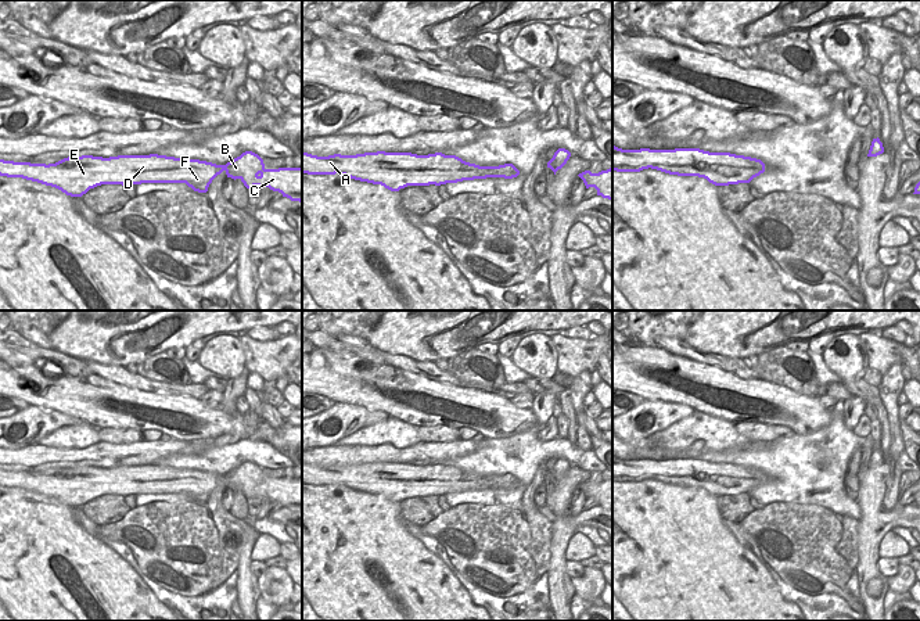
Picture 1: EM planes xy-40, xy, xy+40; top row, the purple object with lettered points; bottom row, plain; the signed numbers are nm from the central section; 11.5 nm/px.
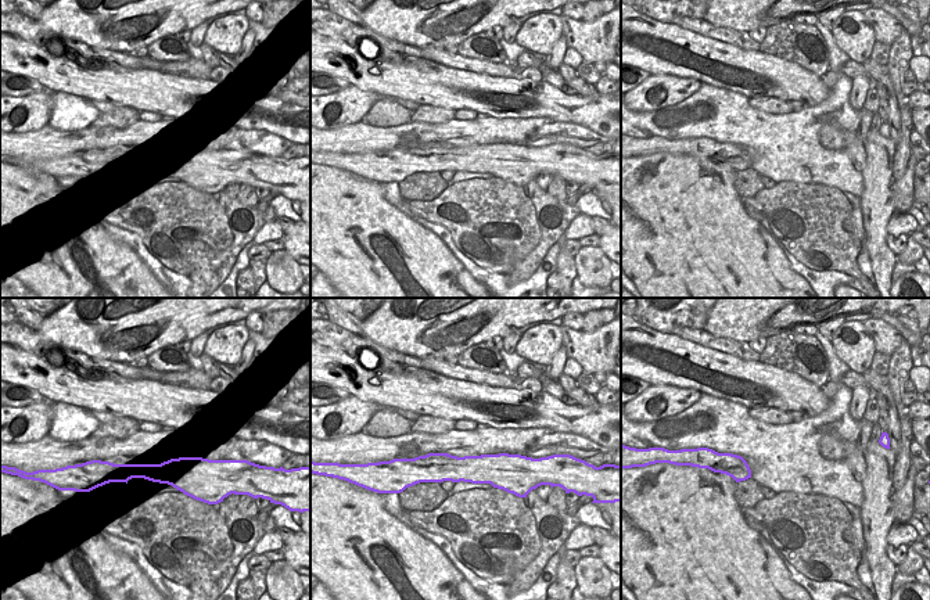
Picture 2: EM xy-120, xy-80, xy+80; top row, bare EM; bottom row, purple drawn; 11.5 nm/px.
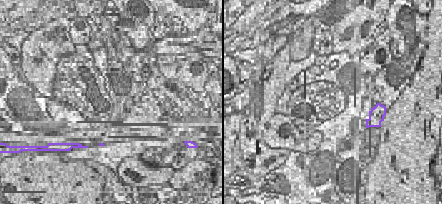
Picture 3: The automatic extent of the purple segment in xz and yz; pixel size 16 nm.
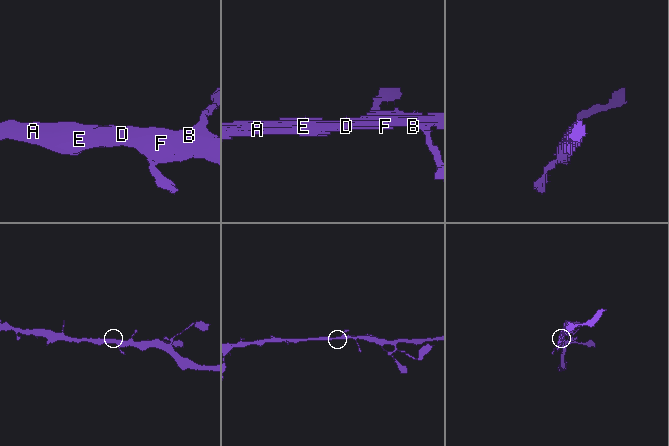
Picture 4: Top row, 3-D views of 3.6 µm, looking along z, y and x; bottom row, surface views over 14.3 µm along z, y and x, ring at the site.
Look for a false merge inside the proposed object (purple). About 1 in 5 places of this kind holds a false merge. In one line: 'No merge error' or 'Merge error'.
No merge error.

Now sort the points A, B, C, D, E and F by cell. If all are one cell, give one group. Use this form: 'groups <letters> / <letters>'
groups A B C D E F

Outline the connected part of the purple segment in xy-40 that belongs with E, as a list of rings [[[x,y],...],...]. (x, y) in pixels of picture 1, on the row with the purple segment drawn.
[[[245,151],[226,165],[216,165],[206,161],[175,158],[158,154],[150,155],[118,155],[118,157],[68,157],[55,164],[30,164],[0,159],[0,176],[22,177],[46,186],[55,187],[71,197],[82,197],[90,189],[101,184],[141,184],[141,183],[186,183],[194,191],[206,193],[212,180],[226,172],[227,177],[240,179],[247,189],[258,186],[278,191],[291,201],[302,202],[302,168],[266,169],[263,159]]]

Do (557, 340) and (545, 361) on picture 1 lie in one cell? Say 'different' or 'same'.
different

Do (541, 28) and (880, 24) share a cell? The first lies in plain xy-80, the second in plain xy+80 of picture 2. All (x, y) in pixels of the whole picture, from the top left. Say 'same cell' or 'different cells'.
different cells

